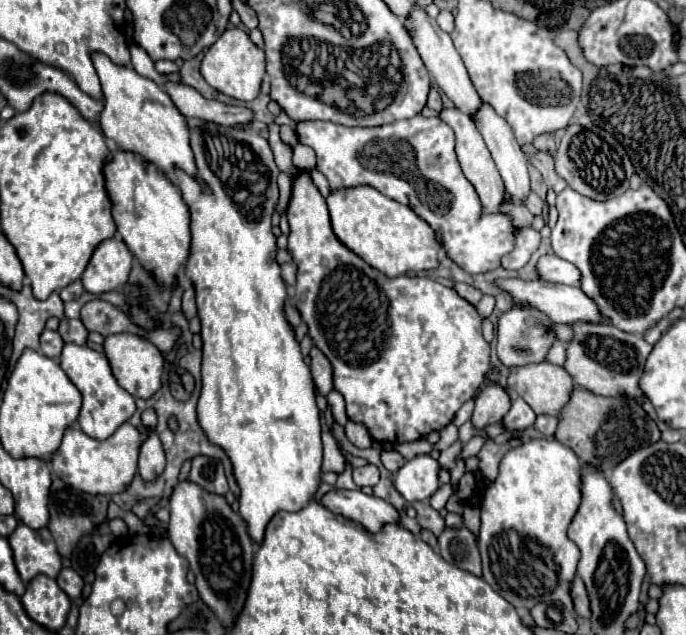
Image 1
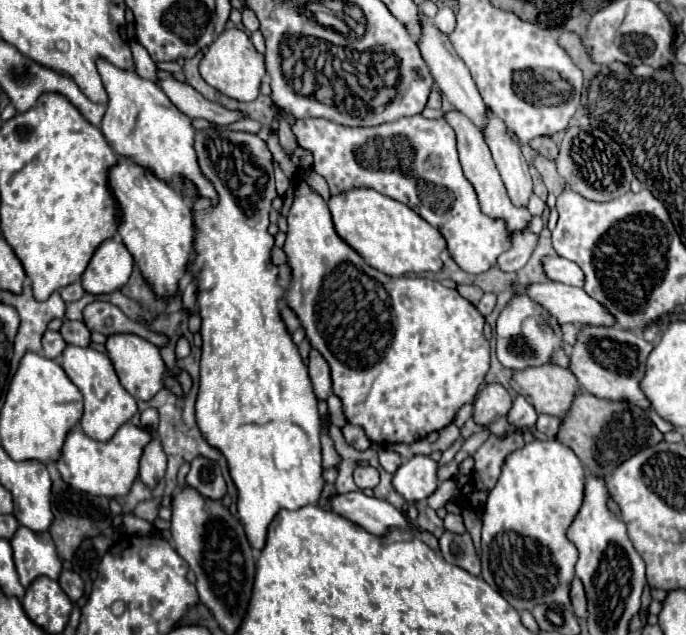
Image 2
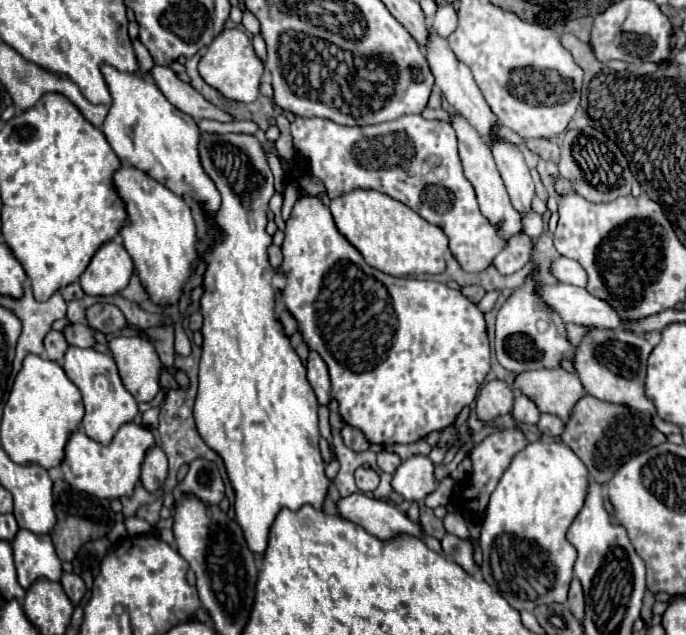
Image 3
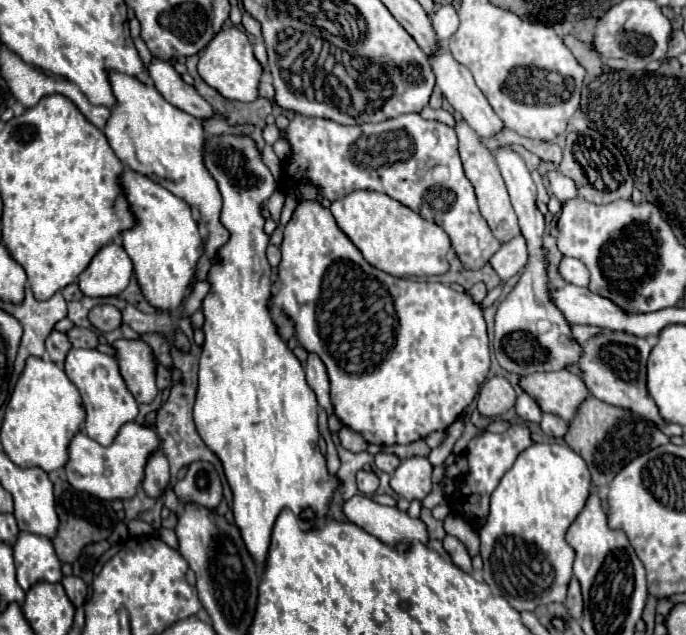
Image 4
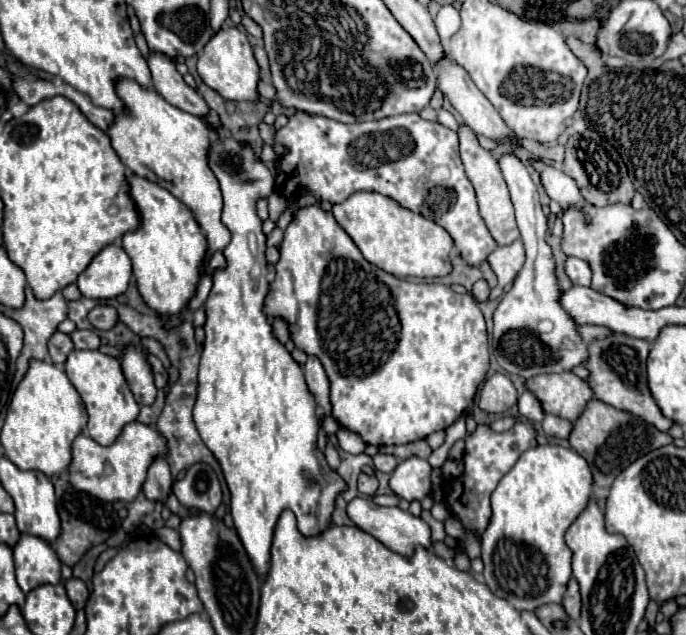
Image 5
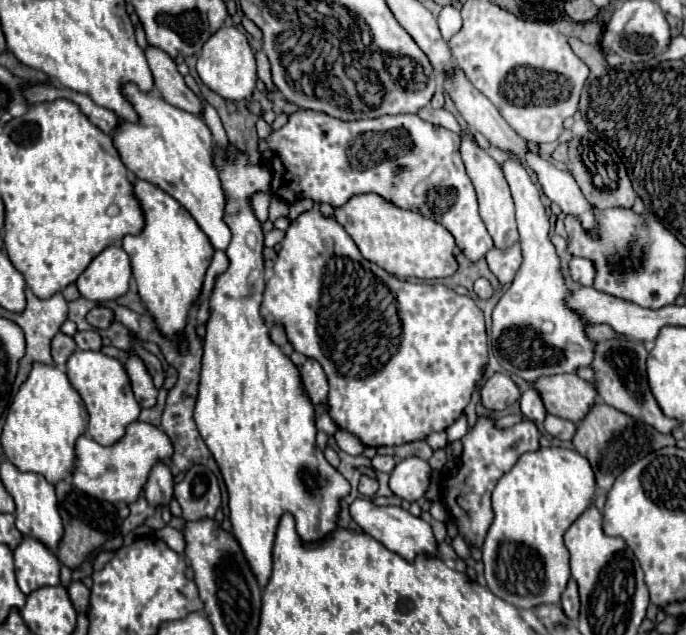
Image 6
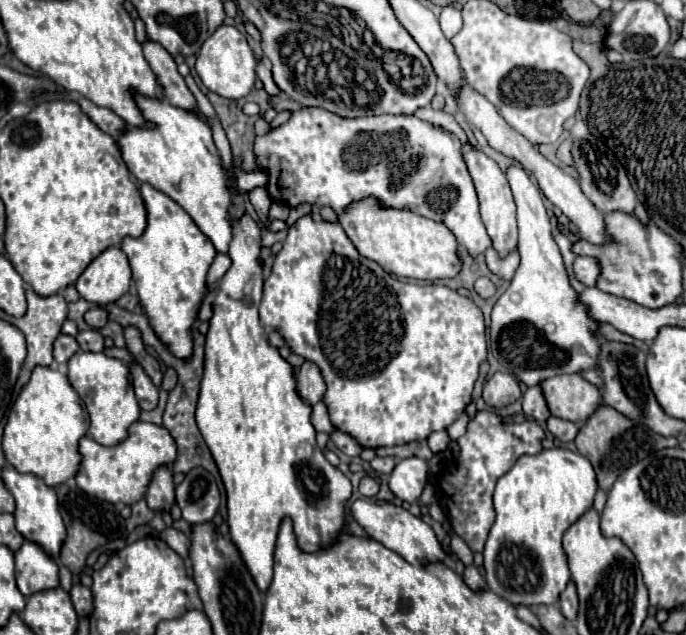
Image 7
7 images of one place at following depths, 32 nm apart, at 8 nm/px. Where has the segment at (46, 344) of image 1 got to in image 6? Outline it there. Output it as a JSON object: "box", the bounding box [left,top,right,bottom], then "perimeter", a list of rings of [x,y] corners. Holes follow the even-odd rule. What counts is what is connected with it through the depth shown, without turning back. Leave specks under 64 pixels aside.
{"box":[52,332,76,364],"perimeter":[[[58,332],[54,338],[52,338],[52,360],[56,360],[56,364],[64,364],[68,360],[68,356],[76,350],[76,344],[72,340],[72,336],[66,336],[62,332]]]}

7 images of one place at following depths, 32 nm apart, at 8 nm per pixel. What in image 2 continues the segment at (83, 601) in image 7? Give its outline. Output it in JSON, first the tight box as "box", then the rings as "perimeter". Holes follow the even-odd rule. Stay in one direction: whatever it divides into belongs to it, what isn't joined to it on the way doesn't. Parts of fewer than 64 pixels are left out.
{"box":[58,570,84,602],"perimeter":[[[62,570],[60,578],[58,578],[58,584],[62,586],[62,590],[68,594],[68,598],[72,602],[76,602],[82,596],[82,592],[84,592],[82,578],[76,572],[72,572],[72,570]]]}

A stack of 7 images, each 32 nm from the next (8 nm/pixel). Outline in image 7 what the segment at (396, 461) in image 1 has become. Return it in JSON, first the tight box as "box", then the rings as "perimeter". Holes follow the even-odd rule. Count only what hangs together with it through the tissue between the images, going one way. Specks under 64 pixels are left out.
{"box":[370,456,396,474],"perimeter":[[[376,456],[376,458],[370,462],[370,466],[372,466],[372,470],[378,472],[378,474],[390,474],[390,472],[394,470],[394,466],[396,466],[396,460],[394,460],[394,458],[380,458],[380,456]]]}

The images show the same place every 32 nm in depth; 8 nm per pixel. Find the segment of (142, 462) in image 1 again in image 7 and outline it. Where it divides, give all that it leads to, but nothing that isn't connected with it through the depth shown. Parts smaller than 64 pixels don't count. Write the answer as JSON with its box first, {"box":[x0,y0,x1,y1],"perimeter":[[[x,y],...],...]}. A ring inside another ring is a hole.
{"box":[144,466,174,510],"perimeter":[[[168,466],[156,468],[144,498],[152,510],[170,510],[170,506],[174,504],[174,482]]]}

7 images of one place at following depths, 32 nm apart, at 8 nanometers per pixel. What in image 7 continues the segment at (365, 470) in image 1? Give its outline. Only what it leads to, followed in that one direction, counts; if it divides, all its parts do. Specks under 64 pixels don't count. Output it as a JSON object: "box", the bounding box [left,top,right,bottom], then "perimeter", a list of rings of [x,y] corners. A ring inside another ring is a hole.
{"box":[358,476,378,498],"perimeter":[[[364,476],[364,478],[360,480],[358,490],[360,490],[360,494],[362,494],[362,496],[374,498],[374,496],[378,494],[378,482],[376,482],[374,478],[370,478],[370,476]]]}

